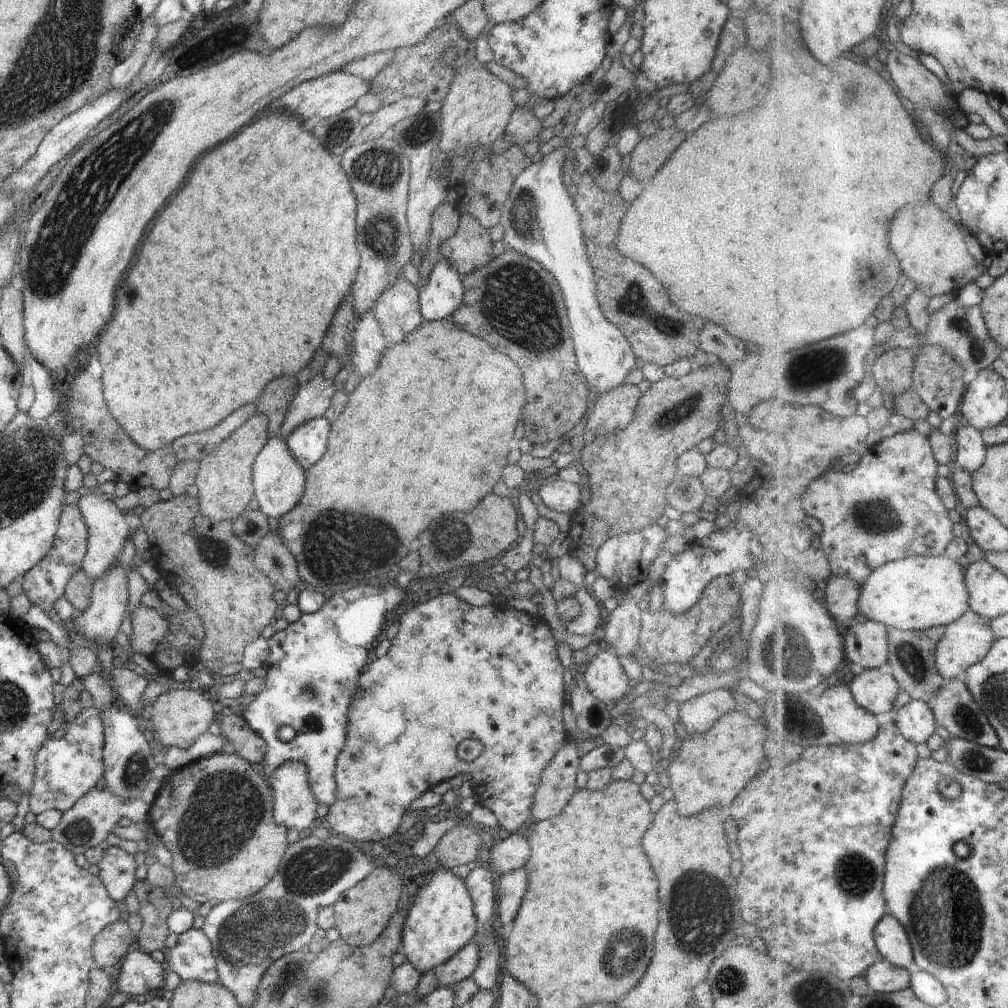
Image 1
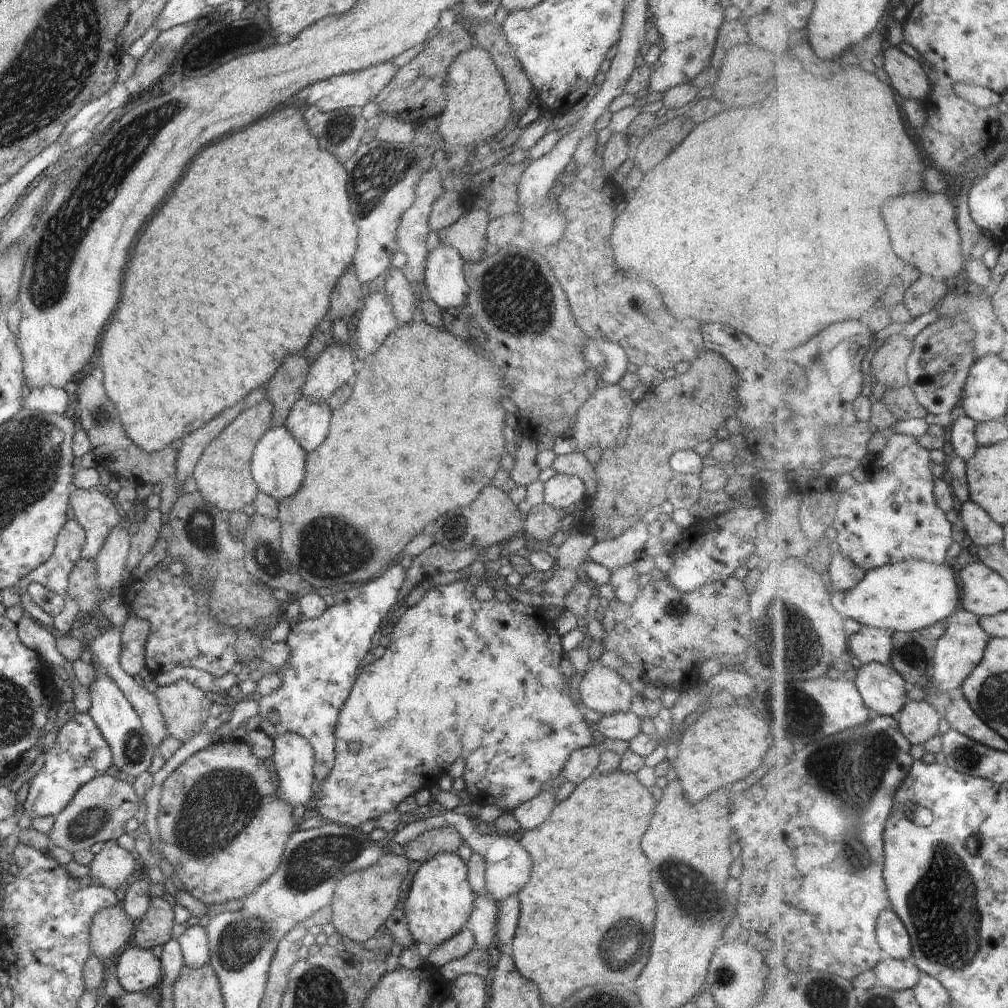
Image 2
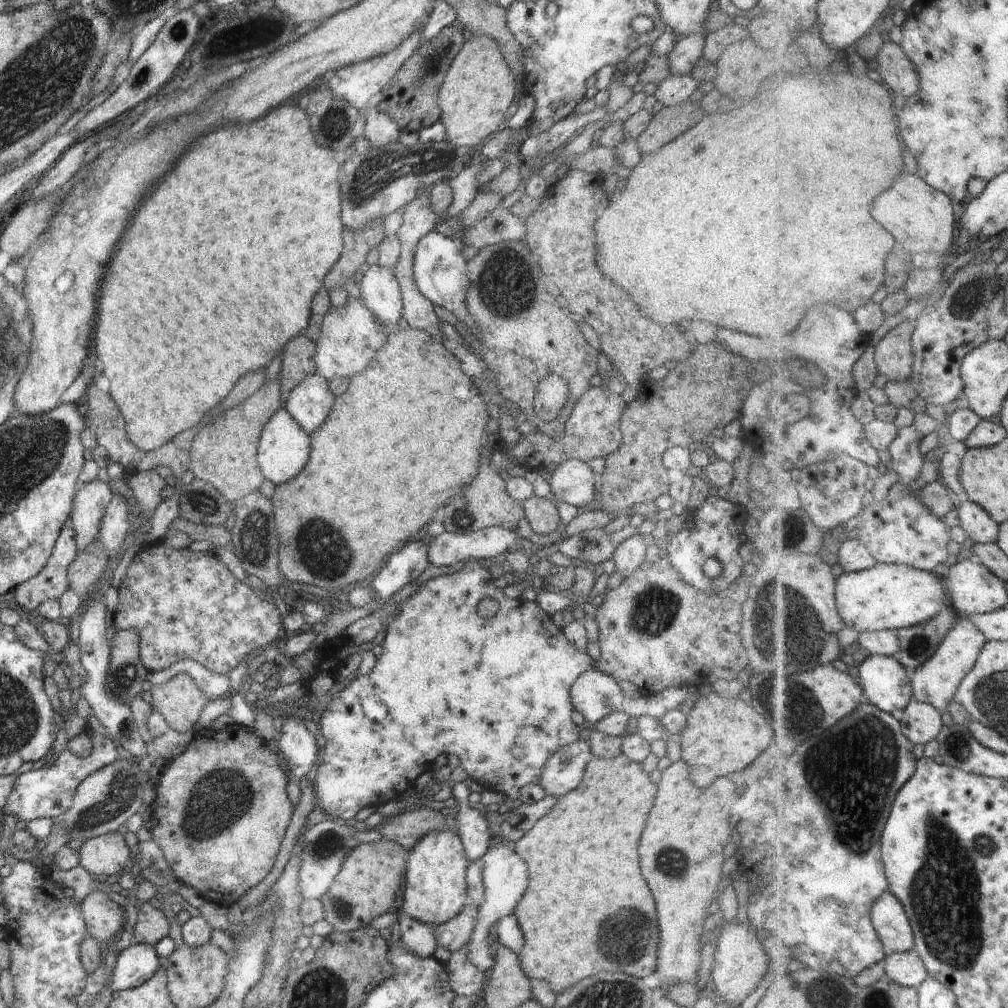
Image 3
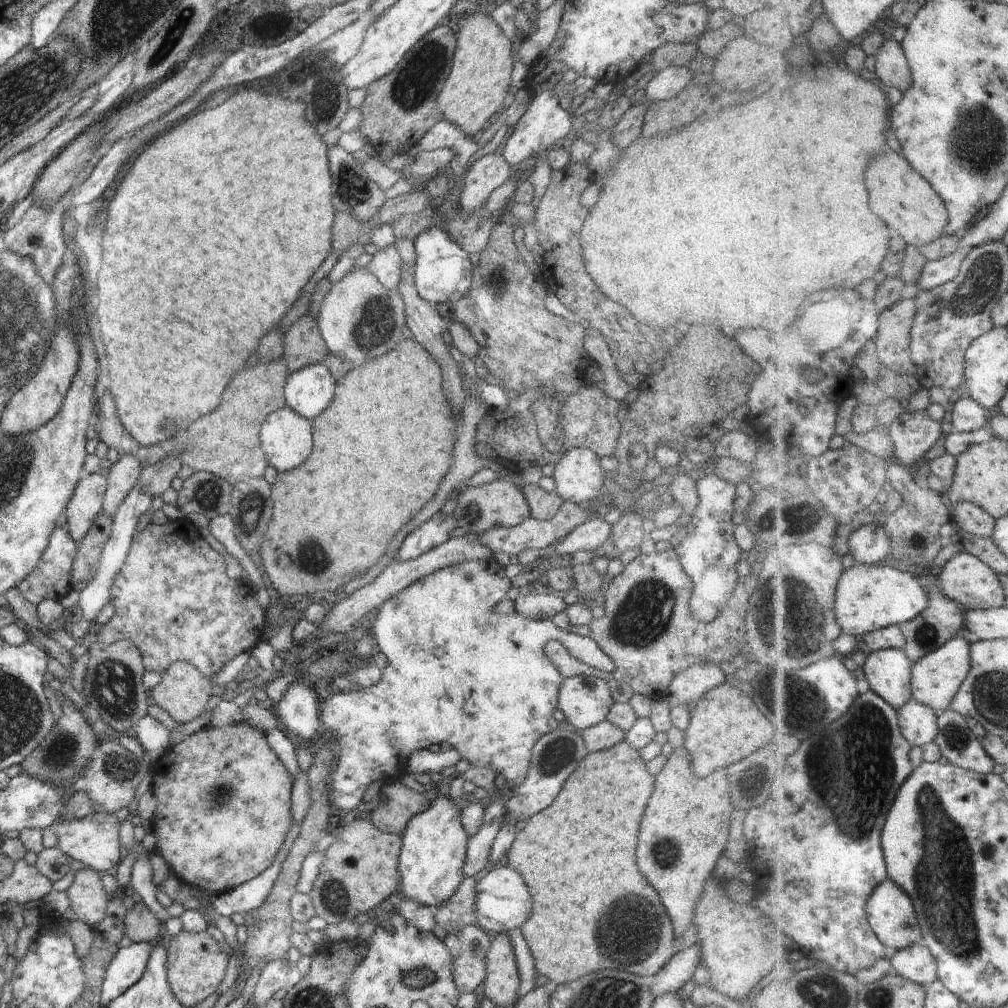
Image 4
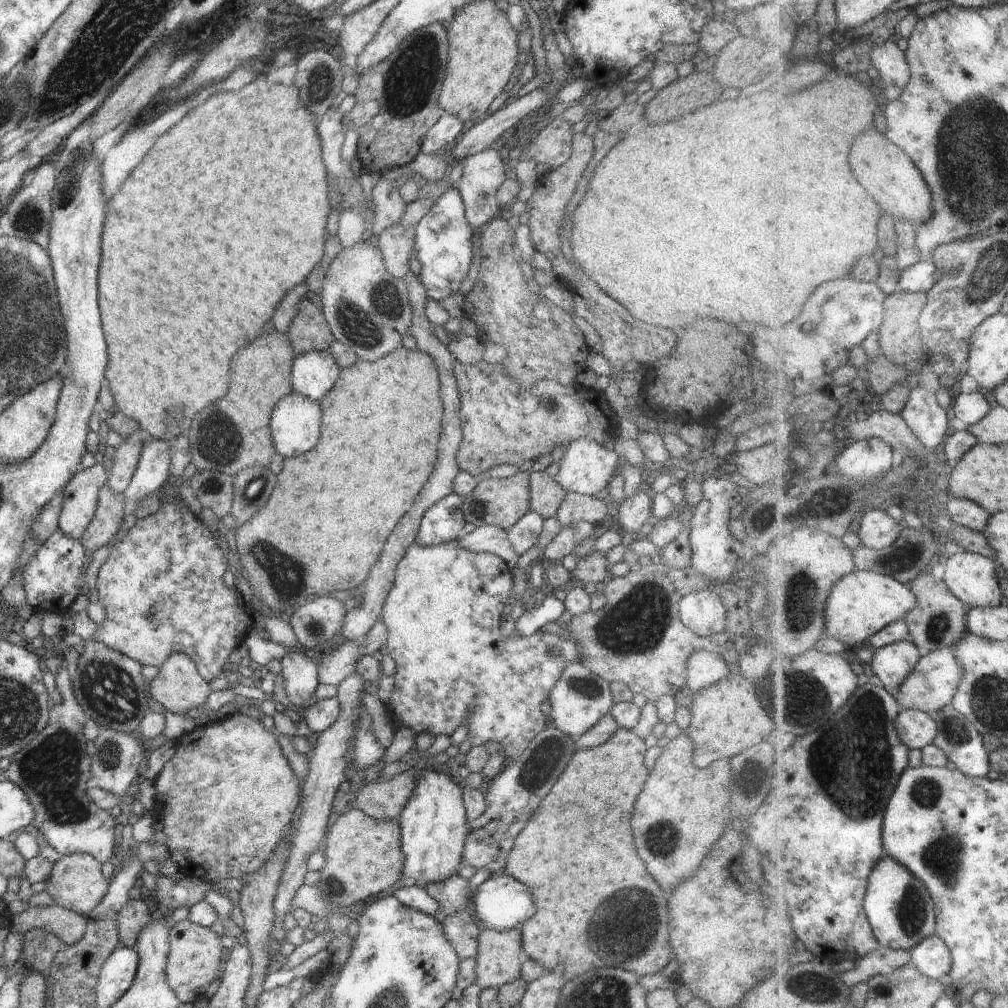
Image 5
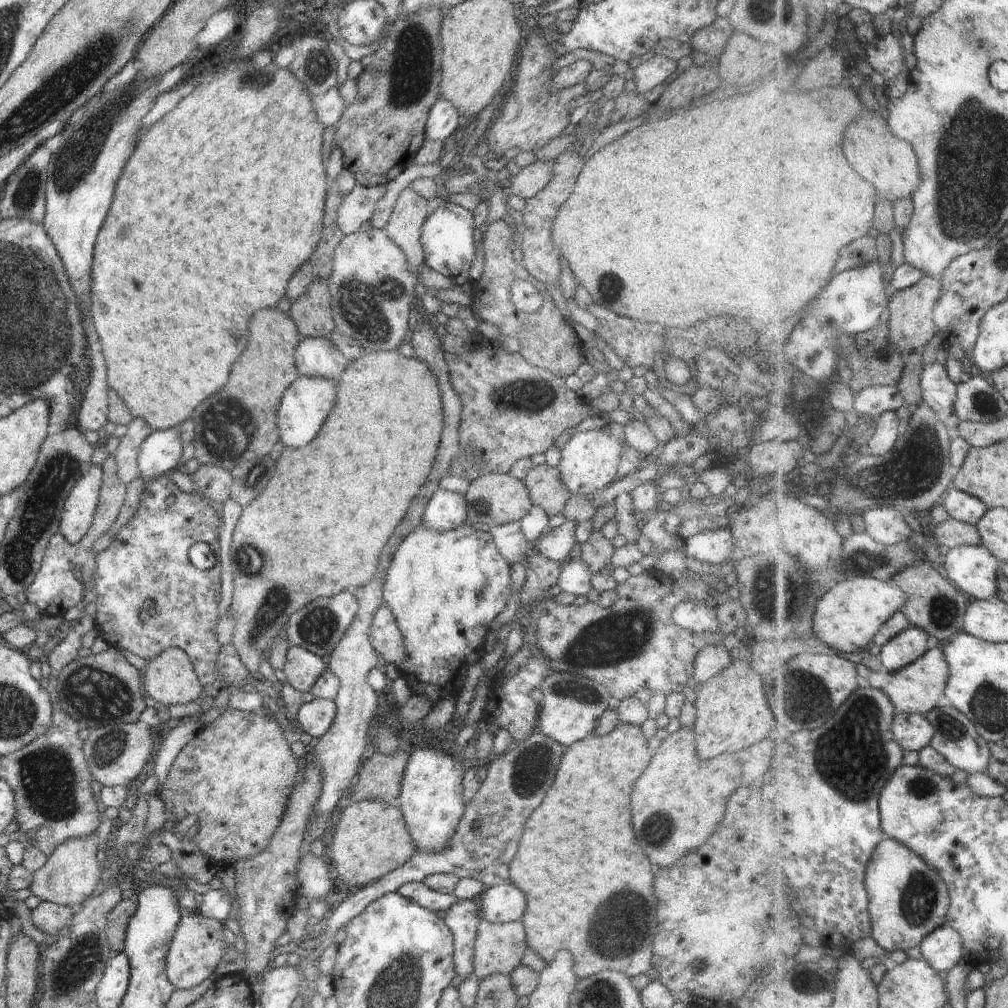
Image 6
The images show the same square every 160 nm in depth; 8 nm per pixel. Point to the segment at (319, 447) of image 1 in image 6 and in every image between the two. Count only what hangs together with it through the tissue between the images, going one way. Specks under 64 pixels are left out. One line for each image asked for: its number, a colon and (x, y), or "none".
2: (308, 421)
3: (309, 403)
4: (308, 392)
5: (313, 373)
6: (314, 357)

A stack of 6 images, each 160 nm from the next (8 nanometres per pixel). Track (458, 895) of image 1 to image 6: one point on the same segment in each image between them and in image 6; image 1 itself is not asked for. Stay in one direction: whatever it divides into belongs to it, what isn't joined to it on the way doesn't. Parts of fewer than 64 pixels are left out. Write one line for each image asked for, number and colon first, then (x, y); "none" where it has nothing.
2: (439, 904)
3: (436, 890)
4: (434, 847)
5: (433, 822)
6: (431, 799)

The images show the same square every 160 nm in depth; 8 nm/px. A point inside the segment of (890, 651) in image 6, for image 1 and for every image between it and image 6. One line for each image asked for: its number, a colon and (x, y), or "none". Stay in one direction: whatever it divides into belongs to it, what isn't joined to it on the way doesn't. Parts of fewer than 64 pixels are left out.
1: (874, 690)
2: (885, 690)
3: (886, 680)
4: (890, 672)
5: (893, 664)

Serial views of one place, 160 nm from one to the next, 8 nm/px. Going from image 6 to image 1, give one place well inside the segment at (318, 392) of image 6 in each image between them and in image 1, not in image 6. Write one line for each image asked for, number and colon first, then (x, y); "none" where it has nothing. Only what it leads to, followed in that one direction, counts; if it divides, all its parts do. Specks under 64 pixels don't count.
1: (278, 482)
2: (278, 464)
3: (284, 448)
4: (286, 438)
5: (295, 424)

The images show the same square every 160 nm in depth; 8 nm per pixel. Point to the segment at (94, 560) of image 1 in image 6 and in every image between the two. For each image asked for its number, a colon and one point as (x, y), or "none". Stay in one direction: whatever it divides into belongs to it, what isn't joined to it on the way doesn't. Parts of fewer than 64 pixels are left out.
2: (96, 511)
3: (91, 499)
4: (86, 503)
5: (79, 497)
6: (79, 508)

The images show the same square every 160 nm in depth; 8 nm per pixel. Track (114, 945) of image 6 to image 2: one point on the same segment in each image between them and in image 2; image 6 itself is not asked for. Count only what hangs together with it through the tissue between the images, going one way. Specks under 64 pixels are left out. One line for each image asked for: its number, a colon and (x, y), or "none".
2: (155, 928)
3: (151, 926)
4: (141, 926)
5: (135, 913)

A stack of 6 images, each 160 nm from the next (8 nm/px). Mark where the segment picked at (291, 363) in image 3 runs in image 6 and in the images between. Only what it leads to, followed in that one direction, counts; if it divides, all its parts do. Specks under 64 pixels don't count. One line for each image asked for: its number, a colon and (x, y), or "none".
4: (303, 346)
5: (309, 330)
6: (311, 312)

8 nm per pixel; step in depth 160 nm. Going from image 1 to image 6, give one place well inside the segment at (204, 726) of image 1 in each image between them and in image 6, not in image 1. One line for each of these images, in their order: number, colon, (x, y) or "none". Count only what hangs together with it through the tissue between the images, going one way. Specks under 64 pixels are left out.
2: (184, 707)
3: (179, 701)
4: (182, 691)
5: (179, 688)
6: (169, 678)

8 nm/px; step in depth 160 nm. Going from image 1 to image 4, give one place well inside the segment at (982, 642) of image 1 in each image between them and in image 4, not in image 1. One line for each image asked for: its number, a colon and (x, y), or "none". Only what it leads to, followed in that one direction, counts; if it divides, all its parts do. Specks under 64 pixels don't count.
2: (961, 650)
3: (938, 682)
4: (937, 678)

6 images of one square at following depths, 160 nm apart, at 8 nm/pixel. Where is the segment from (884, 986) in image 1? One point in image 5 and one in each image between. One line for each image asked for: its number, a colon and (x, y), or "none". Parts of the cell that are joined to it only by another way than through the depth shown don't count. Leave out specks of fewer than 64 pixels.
2: (900, 974)
3: (909, 969)
4: (917, 963)
5: (934, 957)

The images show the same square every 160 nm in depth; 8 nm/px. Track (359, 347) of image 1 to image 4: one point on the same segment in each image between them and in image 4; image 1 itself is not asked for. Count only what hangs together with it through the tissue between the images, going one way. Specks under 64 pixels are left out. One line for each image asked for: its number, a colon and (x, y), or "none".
2: (376, 322)
3: (380, 290)
4: (386, 265)

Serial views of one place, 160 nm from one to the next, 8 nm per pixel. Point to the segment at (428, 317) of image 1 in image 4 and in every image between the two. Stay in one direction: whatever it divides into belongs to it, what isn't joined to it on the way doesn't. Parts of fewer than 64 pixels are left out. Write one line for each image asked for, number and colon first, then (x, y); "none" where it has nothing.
2: (445, 283)
3: (441, 274)
4: (443, 272)

